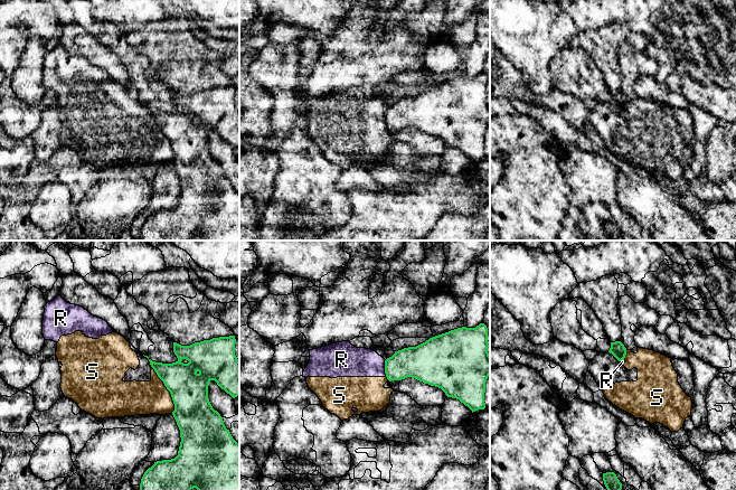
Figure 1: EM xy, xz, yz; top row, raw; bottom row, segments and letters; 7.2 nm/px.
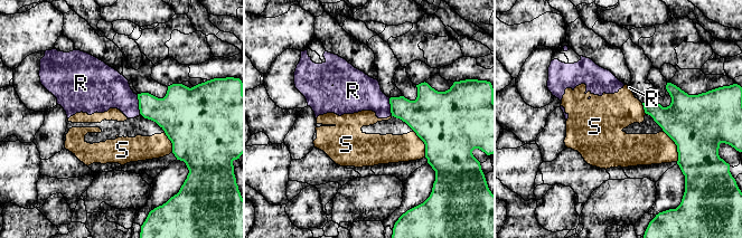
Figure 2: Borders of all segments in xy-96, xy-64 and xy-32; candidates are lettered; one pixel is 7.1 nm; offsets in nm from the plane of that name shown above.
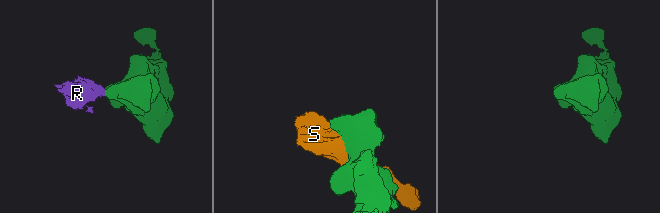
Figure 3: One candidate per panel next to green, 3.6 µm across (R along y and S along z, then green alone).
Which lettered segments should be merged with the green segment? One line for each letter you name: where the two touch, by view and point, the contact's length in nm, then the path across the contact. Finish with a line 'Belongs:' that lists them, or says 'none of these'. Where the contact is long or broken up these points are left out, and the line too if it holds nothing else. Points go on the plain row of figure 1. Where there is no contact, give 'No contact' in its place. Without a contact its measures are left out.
Belongs: none of these

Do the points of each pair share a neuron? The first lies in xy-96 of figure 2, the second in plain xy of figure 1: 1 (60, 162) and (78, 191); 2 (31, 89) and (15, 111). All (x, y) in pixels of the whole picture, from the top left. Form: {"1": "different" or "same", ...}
{"1": "same", "2": "different"}

